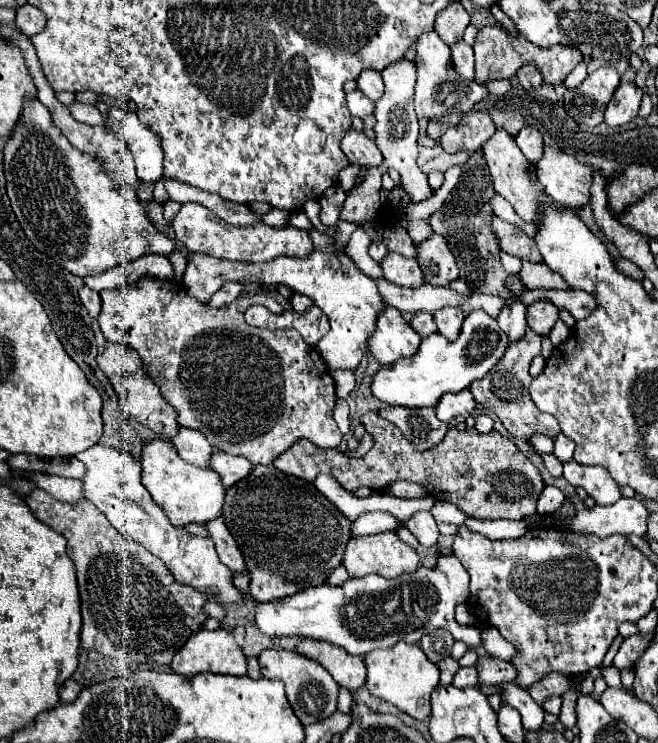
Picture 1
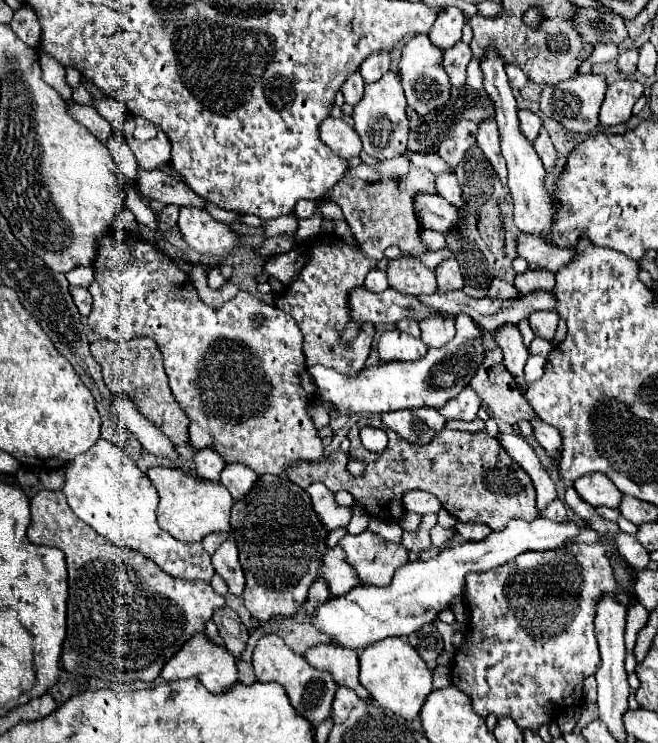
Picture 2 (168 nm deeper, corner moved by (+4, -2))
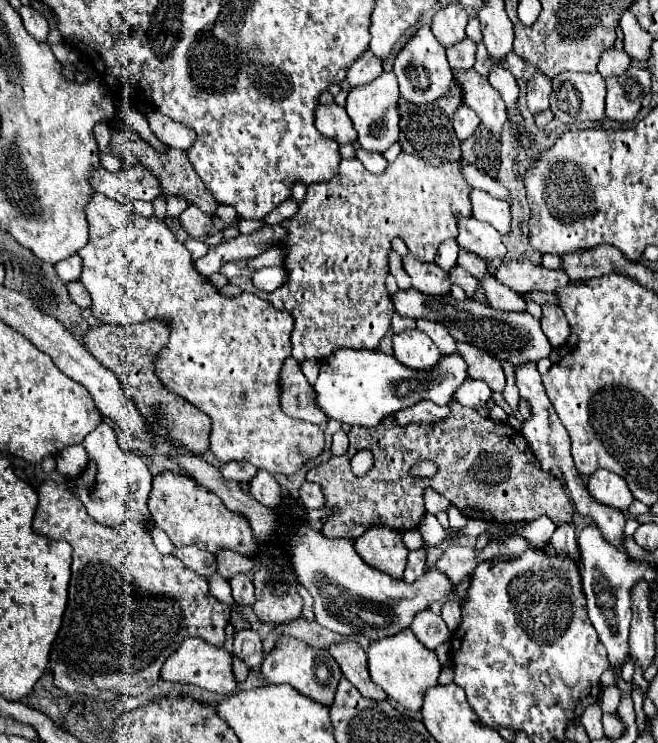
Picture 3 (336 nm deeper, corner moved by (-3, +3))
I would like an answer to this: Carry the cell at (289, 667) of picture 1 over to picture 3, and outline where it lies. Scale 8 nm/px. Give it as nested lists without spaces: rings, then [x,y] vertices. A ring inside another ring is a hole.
[[[281,635],[277,639],[275,647],[263,659],[261,673],[265,675],[265,679],[269,683],[275,683],[275,685],[281,685],[281,683],[293,685],[301,695],[305,695],[305,697],[309,697],[309,699],[313,699],[313,701],[317,701],[321,705],[327,705],[327,707],[331,707],[337,683],[341,679],[341,669],[331,659],[329,651],[309,647],[309,645],[301,643],[299,639],[295,639],[291,635]]]

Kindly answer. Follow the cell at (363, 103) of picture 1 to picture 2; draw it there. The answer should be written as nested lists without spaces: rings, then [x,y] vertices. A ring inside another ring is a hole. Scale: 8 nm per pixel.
[[[356,70],[356,72],[344,82],[344,86],[340,88],[340,92],[344,94],[346,104],[356,106],[356,104],[360,102],[362,94],[364,94],[364,80],[362,80],[362,74]]]

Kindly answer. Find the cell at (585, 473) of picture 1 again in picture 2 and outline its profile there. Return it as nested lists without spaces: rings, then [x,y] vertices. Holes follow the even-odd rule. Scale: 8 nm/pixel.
[[[602,472],[582,476],[580,480],[574,482],[574,488],[578,490],[580,498],[592,506],[618,508],[618,504],[622,500],[622,494],[618,492],[618,488],[614,488],[614,484],[610,484],[610,480],[606,476],[602,476]]]

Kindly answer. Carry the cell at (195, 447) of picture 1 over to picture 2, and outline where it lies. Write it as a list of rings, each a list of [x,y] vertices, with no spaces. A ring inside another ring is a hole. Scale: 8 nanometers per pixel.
[[[198,450],[194,456],[194,464],[196,470],[202,478],[218,482],[218,476],[222,472],[222,468],[226,468],[226,462],[222,460],[222,456],[218,456],[214,450]]]

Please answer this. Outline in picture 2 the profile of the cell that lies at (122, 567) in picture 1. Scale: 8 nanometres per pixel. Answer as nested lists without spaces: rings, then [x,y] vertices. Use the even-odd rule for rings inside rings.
[[[40,490],[32,502],[32,522],[28,526],[28,540],[44,546],[60,548],[66,554],[68,564],[68,620],[66,640],[62,644],[62,668],[86,678],[100,678],[110,682],[152,682],[164,664],[182,648],[182,644],[194,634],[204,634],[204,624],[212,618],[214,610],[224,606],[224,598],[218,596],[208,582],[182,580],[168,576],[156,562],[144,554],[114,546],[110,540],[98,536],[88,528],[66,504],[62,492]]]

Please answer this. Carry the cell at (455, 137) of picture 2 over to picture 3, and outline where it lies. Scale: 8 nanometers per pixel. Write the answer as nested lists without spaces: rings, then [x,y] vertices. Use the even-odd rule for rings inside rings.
[[[461,105],[453,117],[453,129],[455,129],[455,135],[459,141],[465,141],[469,139],[475,129],[479,127],[479,119],[477,115],[467,107],[467,105]]]

